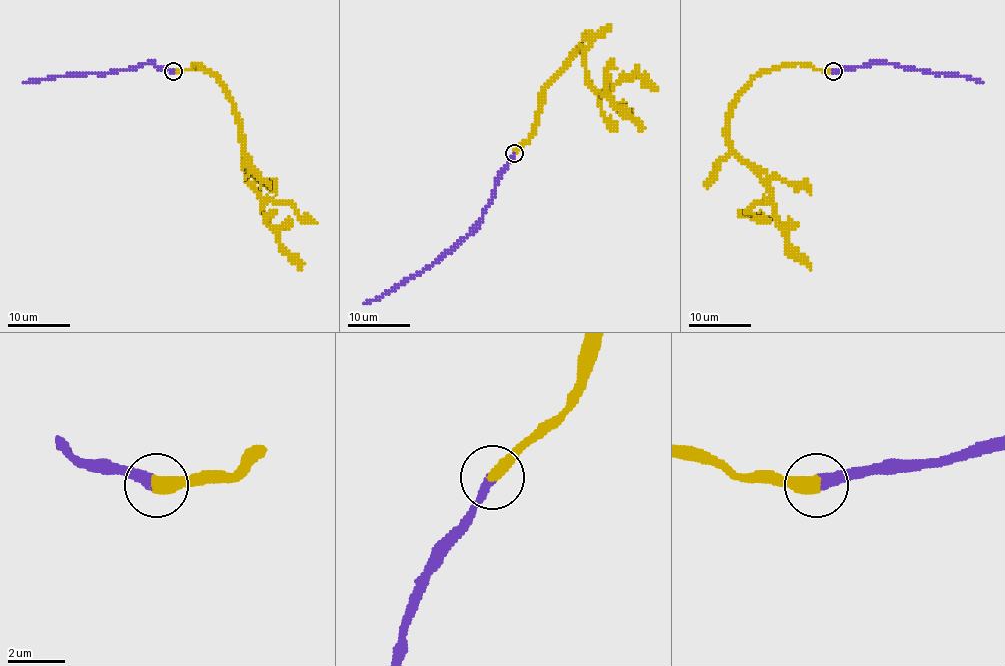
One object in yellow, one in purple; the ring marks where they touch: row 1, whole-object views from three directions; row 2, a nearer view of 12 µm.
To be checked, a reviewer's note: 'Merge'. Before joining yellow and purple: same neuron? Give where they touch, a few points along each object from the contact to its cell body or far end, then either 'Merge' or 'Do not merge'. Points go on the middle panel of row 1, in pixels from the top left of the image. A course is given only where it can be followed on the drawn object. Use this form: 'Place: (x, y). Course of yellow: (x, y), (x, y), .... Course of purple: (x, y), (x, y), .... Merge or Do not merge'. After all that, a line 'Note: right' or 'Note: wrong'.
Place: (514, 153). Course of yellow: (514, 154), (530, 138), (535, 127), (539, 94), (580, 49), (586, 80), (641, 132). Course of purple: (514, 154), (496, 185), (492, 202), (481, 219), (433, 263), (364, 304). Merge
Note: right

